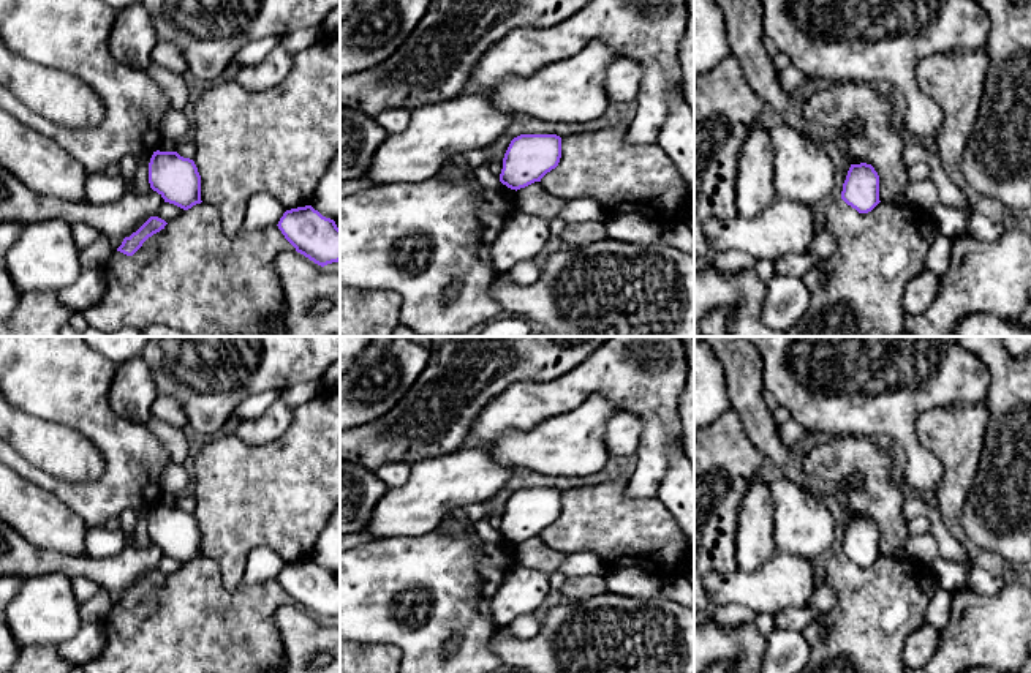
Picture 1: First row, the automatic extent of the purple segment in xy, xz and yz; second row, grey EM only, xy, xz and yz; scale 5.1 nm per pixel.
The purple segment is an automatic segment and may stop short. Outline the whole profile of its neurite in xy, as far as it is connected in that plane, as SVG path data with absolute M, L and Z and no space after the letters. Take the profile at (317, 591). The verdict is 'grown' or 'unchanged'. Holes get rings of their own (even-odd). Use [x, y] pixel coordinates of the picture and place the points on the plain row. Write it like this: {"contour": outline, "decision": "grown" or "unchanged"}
{"contour": "M312 559L286 564L277 580L296 605L315 618L340 615L340 583Z", "decision": "unchanged"}

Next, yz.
{"contour": "M851 518L841 553L859 567L868 567L881 556L879 529L871 518Z", "decision": "unchanged"}

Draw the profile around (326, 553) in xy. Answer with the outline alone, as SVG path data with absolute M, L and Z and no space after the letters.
M340 504L324 524L310 559L326 572L340 572Z

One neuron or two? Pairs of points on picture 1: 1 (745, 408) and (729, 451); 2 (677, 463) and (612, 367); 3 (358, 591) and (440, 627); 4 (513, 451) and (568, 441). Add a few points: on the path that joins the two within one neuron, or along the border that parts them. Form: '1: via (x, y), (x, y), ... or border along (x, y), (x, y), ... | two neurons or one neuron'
1: border along (732, 408), (745, 435), (761, 452) | two neurons
2: border along (677, 446), (669, 454), (669, 466), (658, 487) | two neurons
3: via (378, 612), (410, 634), (419, 632) | one neuron
4: via (527, 449), (554, 447) | one neuron

